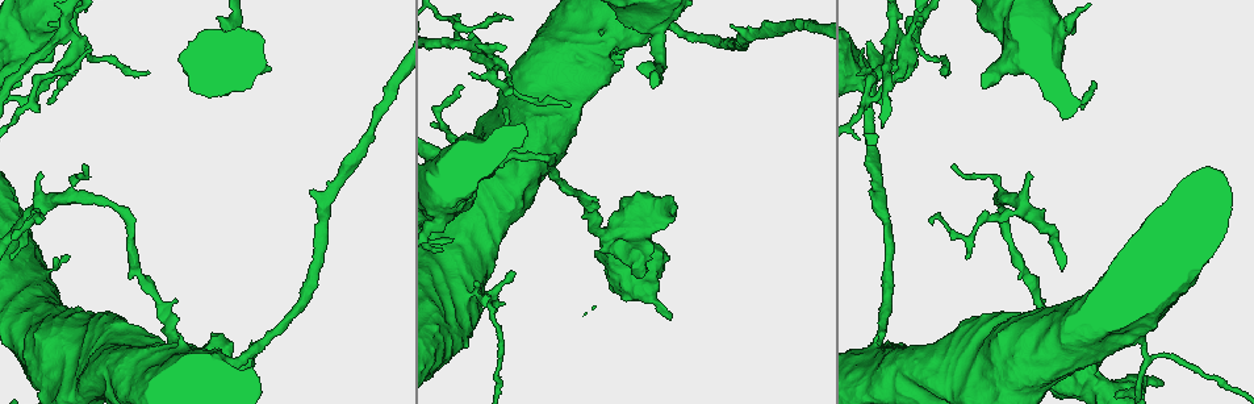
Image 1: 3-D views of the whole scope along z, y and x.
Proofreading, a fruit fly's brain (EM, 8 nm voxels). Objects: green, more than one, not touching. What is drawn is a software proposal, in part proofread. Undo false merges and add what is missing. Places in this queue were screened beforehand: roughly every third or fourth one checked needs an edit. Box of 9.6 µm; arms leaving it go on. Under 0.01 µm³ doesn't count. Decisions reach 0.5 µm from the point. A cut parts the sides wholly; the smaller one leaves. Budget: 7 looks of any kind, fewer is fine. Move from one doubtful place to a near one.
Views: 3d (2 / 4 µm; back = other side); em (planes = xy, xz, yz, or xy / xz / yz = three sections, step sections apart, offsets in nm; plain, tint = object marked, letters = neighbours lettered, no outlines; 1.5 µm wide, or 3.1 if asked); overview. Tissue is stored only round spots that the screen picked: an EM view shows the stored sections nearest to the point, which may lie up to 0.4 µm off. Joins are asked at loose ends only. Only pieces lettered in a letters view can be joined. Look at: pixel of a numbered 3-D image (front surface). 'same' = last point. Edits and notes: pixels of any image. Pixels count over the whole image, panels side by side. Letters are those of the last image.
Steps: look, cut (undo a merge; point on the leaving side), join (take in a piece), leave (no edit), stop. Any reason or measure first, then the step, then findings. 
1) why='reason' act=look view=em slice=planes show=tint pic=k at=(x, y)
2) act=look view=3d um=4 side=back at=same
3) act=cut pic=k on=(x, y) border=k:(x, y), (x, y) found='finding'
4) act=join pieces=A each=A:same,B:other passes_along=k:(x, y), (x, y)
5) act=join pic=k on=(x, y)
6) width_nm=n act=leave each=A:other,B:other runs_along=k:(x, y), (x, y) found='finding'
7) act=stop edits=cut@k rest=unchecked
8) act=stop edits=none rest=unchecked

why='branch stops here' act=look view=3d um=4 pic=1 at=(1119, 350)

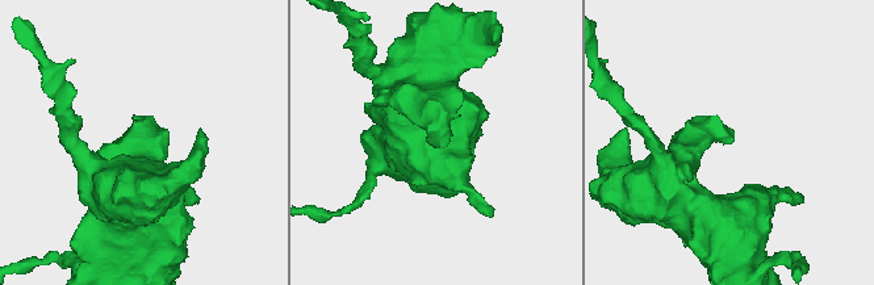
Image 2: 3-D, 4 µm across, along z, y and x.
why='now the EM' act=look view=em slice=xy step=4 show=tint pic=2 at=(443, 144)

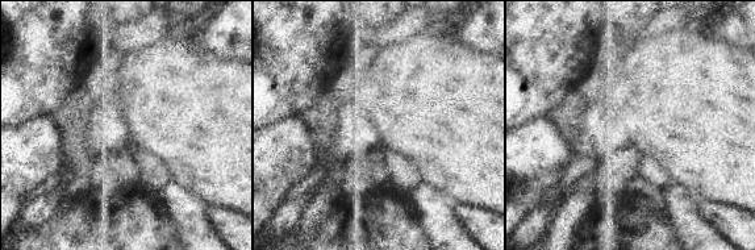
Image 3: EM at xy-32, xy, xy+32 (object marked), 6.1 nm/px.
why='cut it another way' act=look view=em slice=planes show=letters at=same

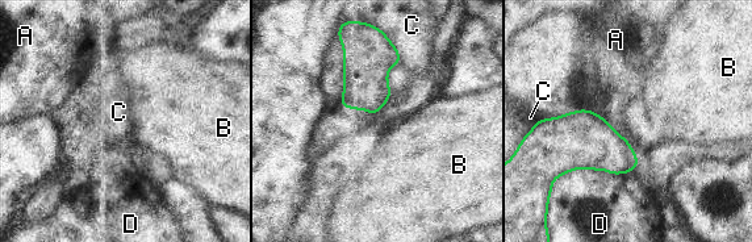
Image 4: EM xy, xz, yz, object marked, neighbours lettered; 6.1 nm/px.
act=leave each=A:other,B:other,C:other,D:other found='none of them fits'

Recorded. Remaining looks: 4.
why='thin end' act=look view=em slice=planes show=letters pic=1 at=(64, 259)

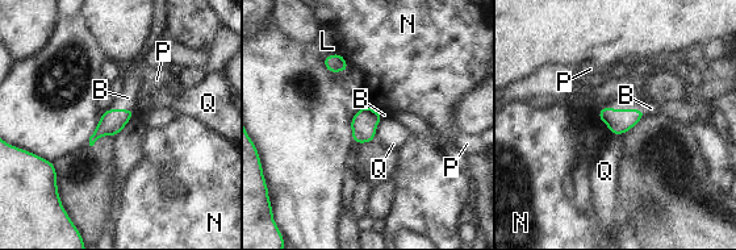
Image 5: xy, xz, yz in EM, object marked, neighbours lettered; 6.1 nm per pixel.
longest_contact=B:240nm act=join pieces=B each=B:same,L:other,N:other,P:other,Q:other passes_along=5:(619, 121), (628, 109), (651, 108) found='it goes on there'

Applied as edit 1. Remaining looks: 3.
act=look view=overview

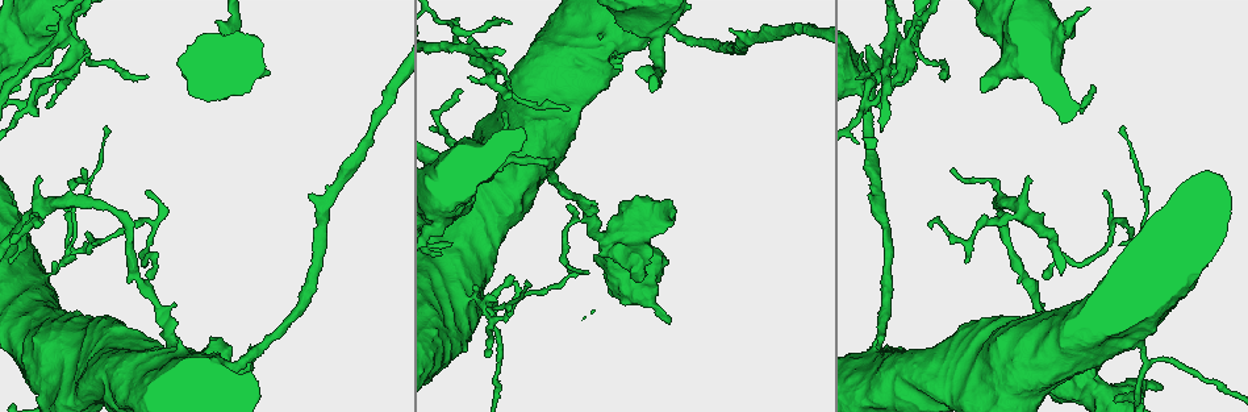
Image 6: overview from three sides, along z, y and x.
why='free end' act=look view=em slice=planes show=letters pic=6 at=(106, 126)

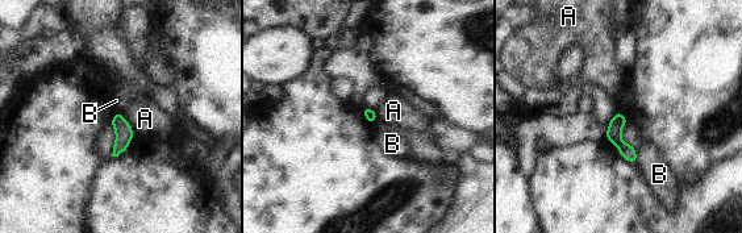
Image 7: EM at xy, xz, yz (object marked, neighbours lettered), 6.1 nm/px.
longest_contact=A:170nm act=leave each=A:other,B:other border=7:(634, 146), (638, 163) found='no lettered piece goes on from it'

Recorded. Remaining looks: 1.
act=stop edits=join@5 rest=unchecked

